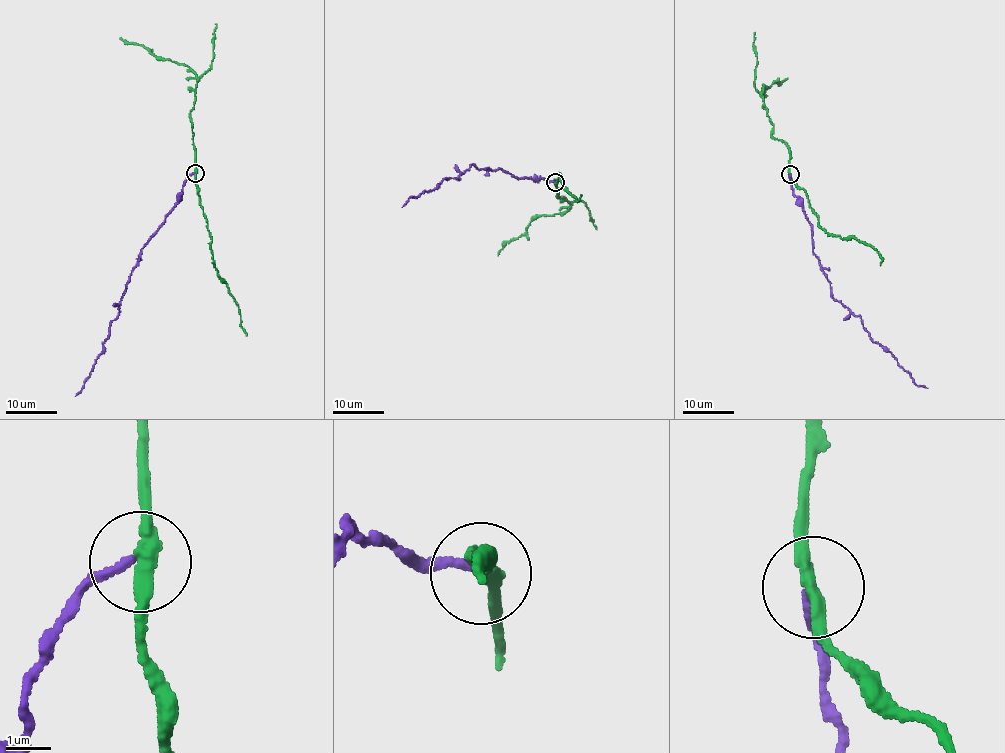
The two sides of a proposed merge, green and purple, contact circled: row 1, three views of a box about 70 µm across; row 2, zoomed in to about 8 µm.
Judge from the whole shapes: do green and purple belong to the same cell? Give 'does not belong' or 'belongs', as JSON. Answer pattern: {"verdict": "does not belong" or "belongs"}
{"verdict": "does not belong"}

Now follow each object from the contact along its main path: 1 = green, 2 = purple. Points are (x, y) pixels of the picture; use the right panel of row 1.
1: (790, 174), (789, 149), (772, 135), (773, 123), (766, 114), (761, 88), (762, 91), (787, 78)
2: (790, 174), (830, 295), (860, 317), (870, 337), (886, 347), (916, 385), (927, 388)

